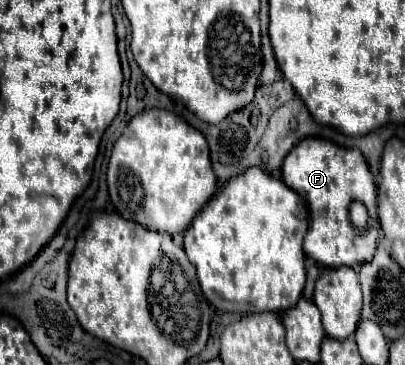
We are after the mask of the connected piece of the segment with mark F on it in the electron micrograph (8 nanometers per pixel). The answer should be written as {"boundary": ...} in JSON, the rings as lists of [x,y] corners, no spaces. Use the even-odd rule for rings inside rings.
{"boundary":[[[316,136],[304,138],[284,158],[282,180],[292,190],[300,192],[308,202],[310,226],[304,236],[304,252],[310,258],[328,268],[354,268],[372,258],[380,236],[380,224],[376,218],[376,184],[358,148],[342,148]],[[352,202],[362,202],[366,206],[370,216],[366,228],[356,228],[350,222]]]}

